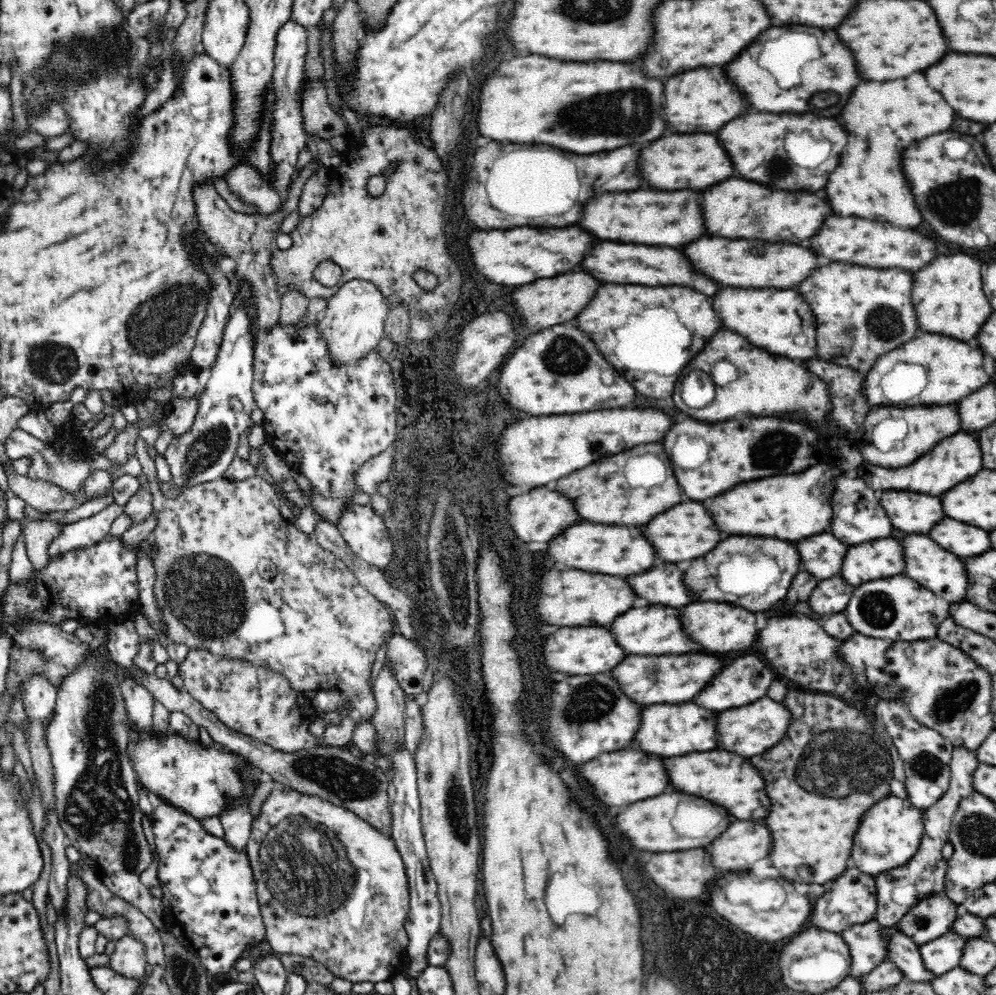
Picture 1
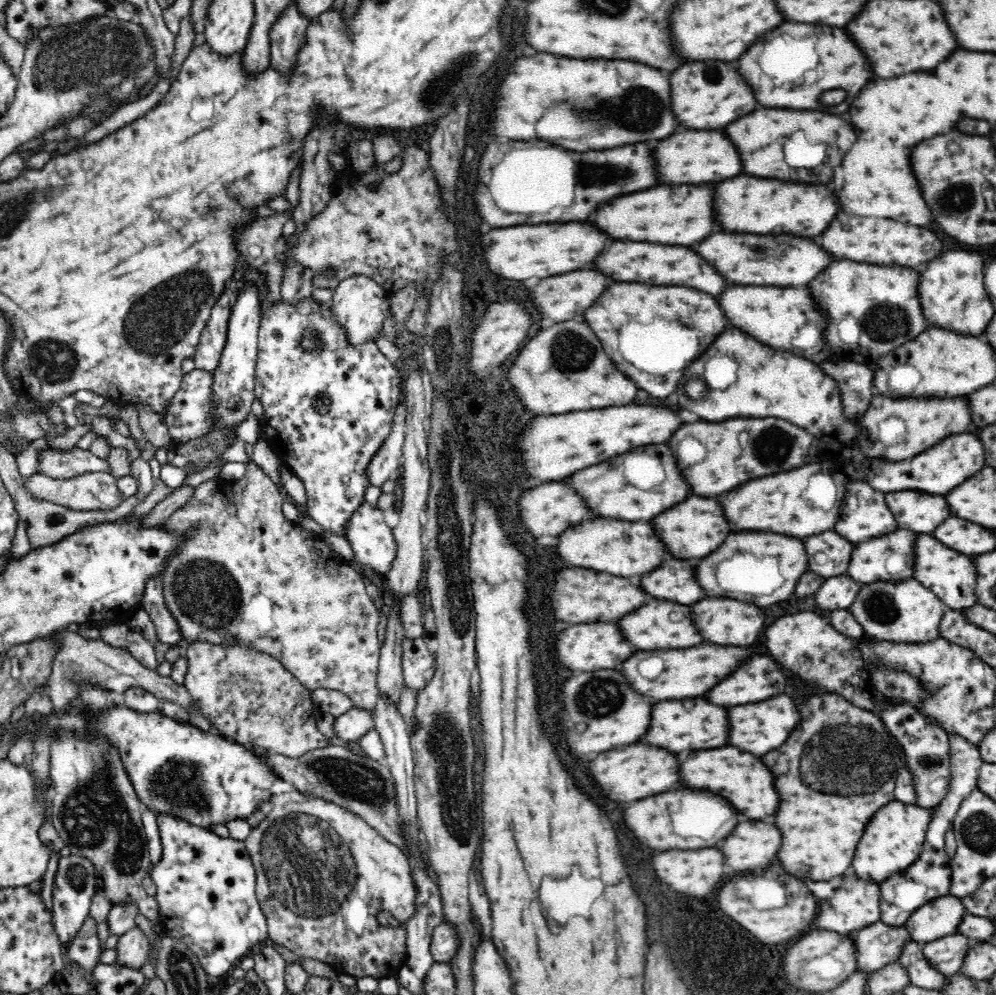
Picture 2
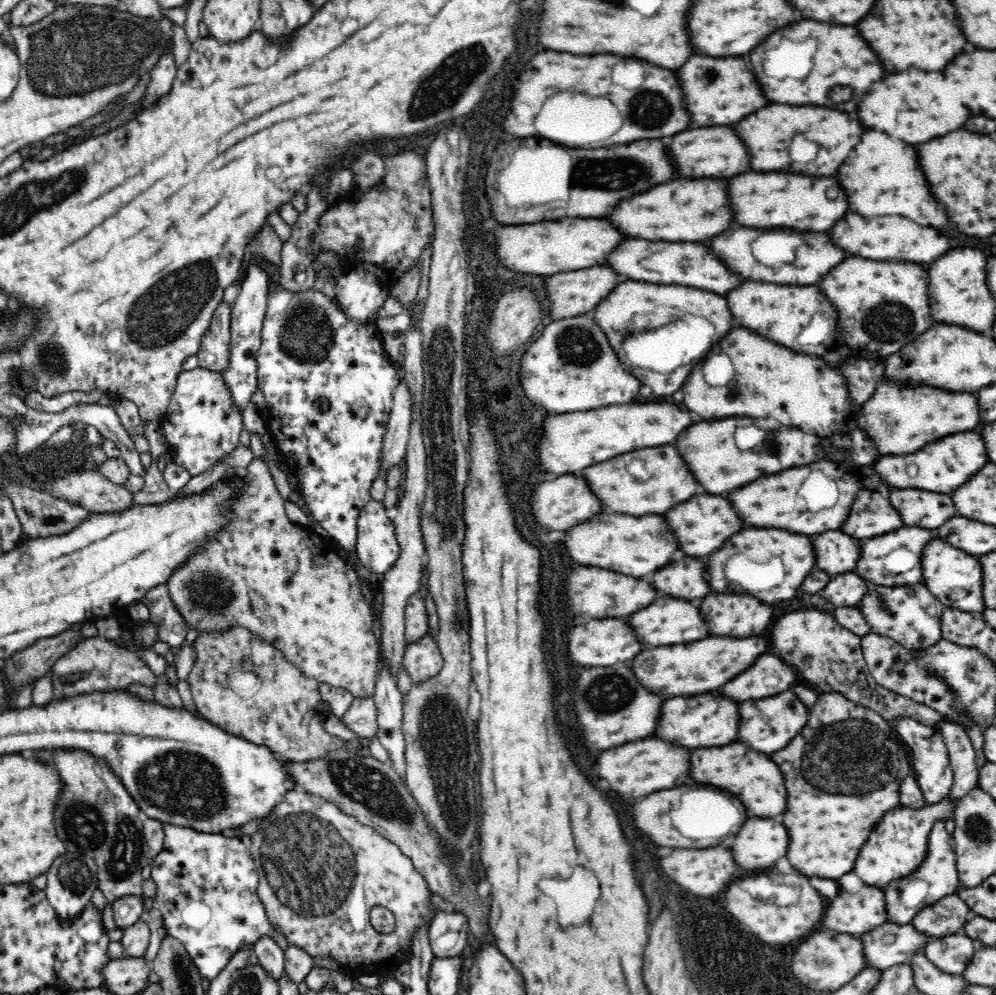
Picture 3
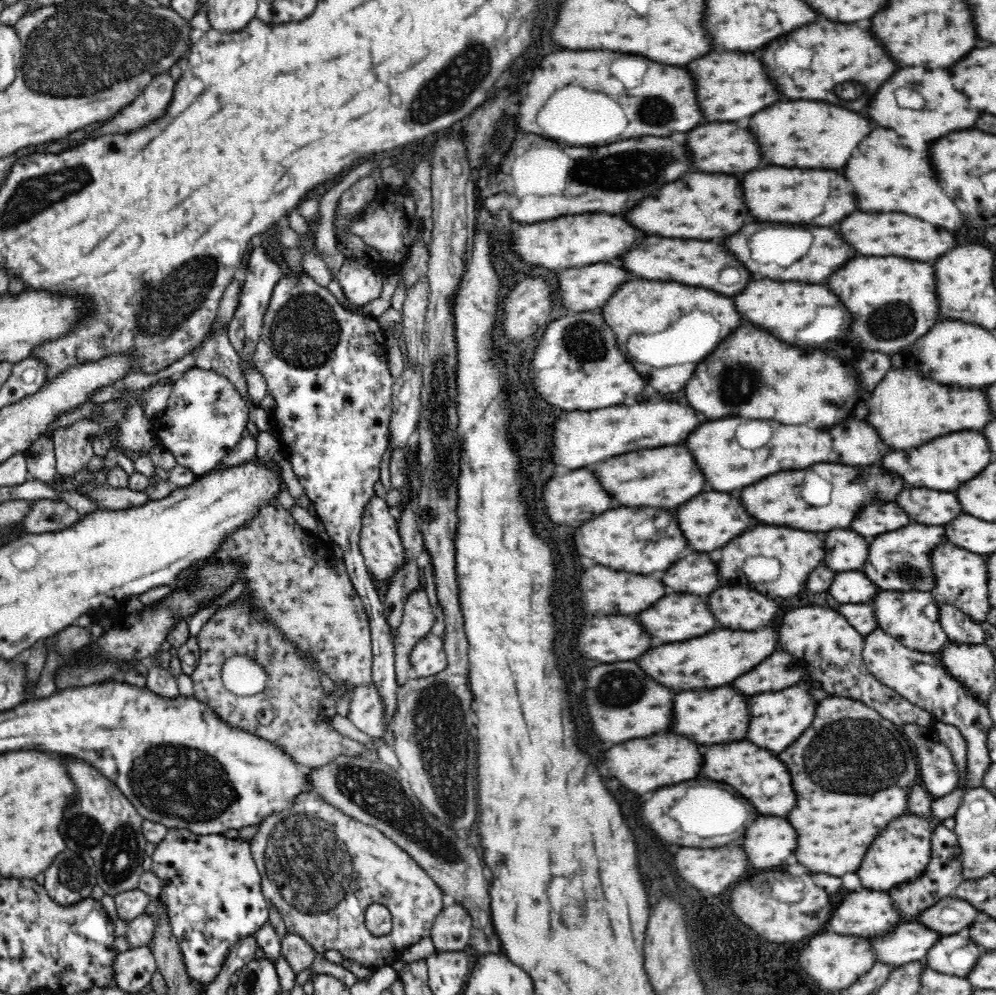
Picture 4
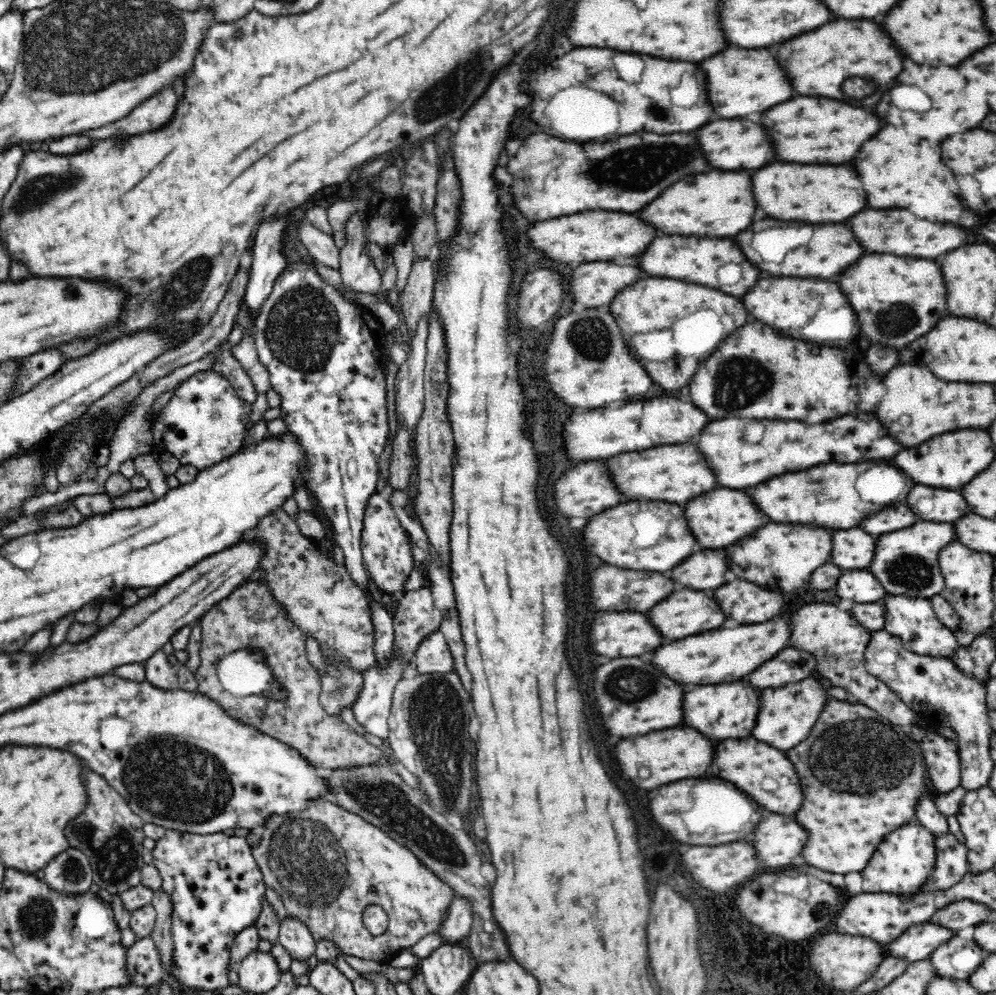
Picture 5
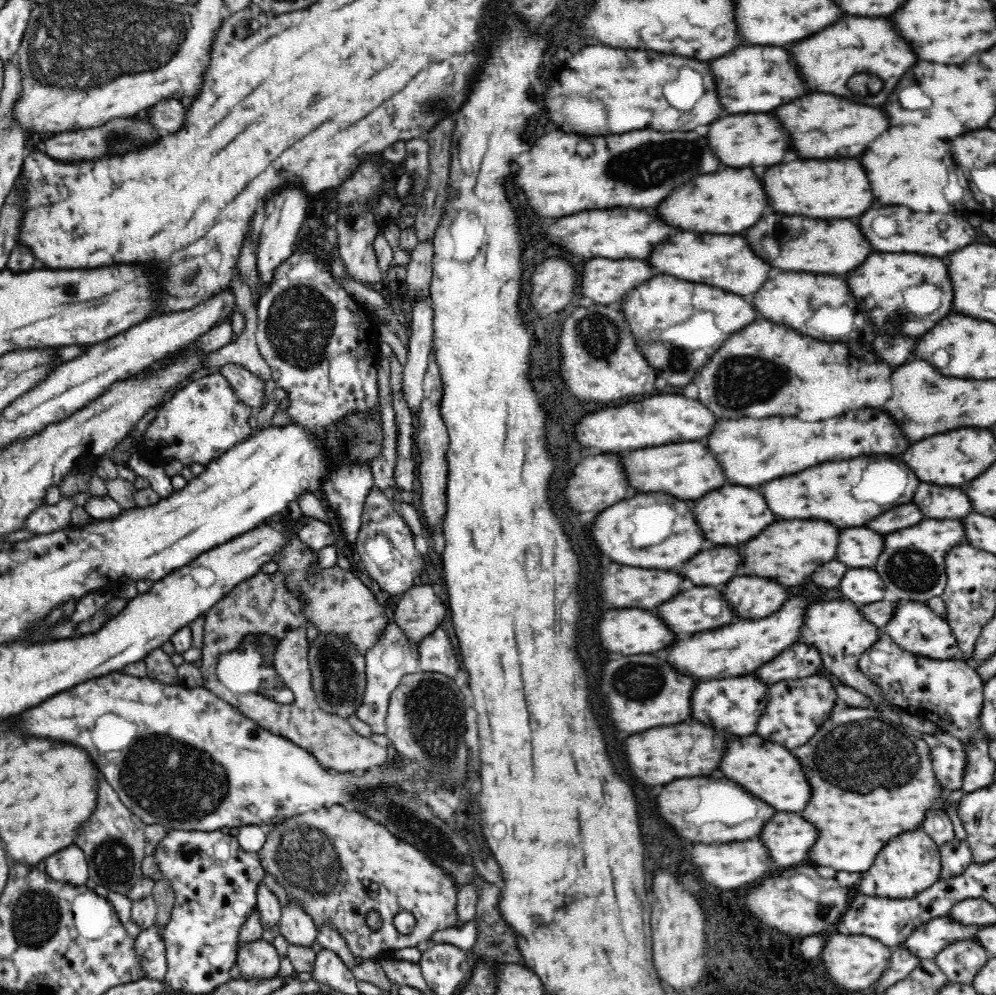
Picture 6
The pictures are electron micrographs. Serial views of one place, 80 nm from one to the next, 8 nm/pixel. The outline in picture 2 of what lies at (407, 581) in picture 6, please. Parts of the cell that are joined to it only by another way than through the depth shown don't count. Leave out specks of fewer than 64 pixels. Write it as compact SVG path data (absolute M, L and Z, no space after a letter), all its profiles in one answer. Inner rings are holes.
M362 503L344 524L344 538L351 544L356 560L385 574L397 556L397 542L378 507Z

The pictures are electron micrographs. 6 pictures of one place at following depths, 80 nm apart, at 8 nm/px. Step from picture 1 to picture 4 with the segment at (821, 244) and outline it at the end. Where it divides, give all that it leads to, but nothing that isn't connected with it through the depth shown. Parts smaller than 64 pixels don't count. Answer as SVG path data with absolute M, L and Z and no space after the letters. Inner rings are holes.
M852 212L846 220L838 224L840 236L848 240L852 248L856 248L864 256L902 256L908 260L924 260L932 262L946 254L946 250L956 246L956 238L952 232L926 224L906 214L870 214L868 212Z

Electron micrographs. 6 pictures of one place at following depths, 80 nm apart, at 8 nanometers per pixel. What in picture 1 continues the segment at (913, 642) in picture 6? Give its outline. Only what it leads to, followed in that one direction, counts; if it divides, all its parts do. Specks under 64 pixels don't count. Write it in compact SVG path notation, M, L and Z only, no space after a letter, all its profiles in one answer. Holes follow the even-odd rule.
M906 575L869 580L853 587L848 606L842 610L854 632L891 641L923 641L936 637L938 627L949 617L950 603Z

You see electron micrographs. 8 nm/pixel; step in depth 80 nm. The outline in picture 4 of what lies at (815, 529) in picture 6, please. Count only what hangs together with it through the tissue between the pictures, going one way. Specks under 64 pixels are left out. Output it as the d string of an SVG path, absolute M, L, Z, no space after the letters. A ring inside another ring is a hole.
M756 526L754 530L744 532L744 536L738 536L732 540L732 544L726 544L720 550L720 560L718 560L718 572L720 572L720 586L730 584L732 578L736 578L738 566L744 564L744 558L748 556L772 556L778 558L782 565L782 574L776 582L764 583L756 586L758 593L776 600L776 598L788 598L798 594L805 586L808 574L823 562L824 544L814 532L802 532L802 530L790 530L790 528L776 528L776 526Z

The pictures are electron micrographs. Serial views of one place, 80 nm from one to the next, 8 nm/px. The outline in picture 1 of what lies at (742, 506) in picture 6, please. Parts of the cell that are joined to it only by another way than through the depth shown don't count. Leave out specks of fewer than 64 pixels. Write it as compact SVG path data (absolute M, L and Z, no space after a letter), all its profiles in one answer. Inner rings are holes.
M685 500L684 504L672 506L670 510L662 512L652 522L648 522L644 528L644 536L654 546L656 556L664 562L682 562L682 560L704 556L722 540L714 520L710 518L710 514L706 516L706 508L700 502L690 500Z

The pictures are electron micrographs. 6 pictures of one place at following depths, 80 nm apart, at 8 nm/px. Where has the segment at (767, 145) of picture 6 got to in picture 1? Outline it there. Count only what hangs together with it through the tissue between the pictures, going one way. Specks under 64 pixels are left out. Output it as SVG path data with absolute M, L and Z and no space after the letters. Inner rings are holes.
M672 134L656 140L652 146L640 146L640 174L646 186L658 190L700 190L732 176L734 168L728 154L714 134Z

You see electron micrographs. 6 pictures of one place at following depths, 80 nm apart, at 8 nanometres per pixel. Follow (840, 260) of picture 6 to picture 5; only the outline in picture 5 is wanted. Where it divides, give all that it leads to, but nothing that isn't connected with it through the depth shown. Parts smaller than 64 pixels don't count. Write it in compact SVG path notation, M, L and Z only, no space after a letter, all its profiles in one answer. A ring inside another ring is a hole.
M766 218L766 220L760 220L760 222L750 224L744 232L740 232L740 234L736 236L736 242L738 242L738 246L742 248L744 256L746 256L756 268L760 268L760 270L764 270L764 272L770 272L770 274L774 274L774 276L780 276L780 274L782 274L782 276L798 276L798 278L830 278L830 276L834 276L834 274L844 272L848 266L852 266L852 264L864 254L864 250L860 248L860 244L854 240L850 228L846 228L846 226L842 226L842 224L822 224L822 226L814 224L814 226L812 226L814 236L812 236L812 240L810 240L810 244L808 244L806 248L798 248L798 250L790 252L790 254L786 256L784 264L766 264L762 258L756 260L754 254L750 254L750 252L752 252L752 250L750 250L750 240L752 240L752 236L754 236L756 232L766 230L766 228L774 228L774 226L786 228L788 222Z

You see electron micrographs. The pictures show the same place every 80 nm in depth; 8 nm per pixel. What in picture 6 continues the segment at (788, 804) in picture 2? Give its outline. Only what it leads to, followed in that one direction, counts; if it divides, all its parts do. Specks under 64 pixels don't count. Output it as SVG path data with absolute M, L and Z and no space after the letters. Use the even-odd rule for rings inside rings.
M838 700L828 718L818 726L806 744L791 750L804 768L808 784L812 784L812 800L802 816L820 830L820 840L812 846L812 860L818 866L830 866L844 872L868 870L880 852L894 836L919 828L930 808L941 808L945 791L932 771L932 759L926 741L905 725L870 707L854 708Z

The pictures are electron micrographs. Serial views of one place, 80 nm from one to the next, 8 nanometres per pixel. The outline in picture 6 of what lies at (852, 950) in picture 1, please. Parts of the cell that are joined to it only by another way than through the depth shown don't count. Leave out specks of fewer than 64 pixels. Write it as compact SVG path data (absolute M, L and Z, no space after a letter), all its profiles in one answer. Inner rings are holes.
M939 917L917 927L904 943L897 946L908 949L918 960L933 959L944 946L962 939L966 939L966 926L950 918Z

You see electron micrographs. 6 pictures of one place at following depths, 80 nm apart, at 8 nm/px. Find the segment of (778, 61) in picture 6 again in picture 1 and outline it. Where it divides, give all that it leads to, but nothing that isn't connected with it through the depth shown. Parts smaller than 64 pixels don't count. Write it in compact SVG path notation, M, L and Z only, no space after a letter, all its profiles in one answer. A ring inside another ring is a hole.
M698 68L674 75L664 82L664 116L670 132L716 132L726 122L738 118L748 106L734 84L728 82L724 68Z

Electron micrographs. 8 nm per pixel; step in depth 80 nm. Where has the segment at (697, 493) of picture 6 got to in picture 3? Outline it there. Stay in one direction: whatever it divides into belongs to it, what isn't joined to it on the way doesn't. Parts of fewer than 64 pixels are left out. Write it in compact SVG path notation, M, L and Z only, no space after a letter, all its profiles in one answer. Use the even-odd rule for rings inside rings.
M672 446L644 448L644 450L636 450L636 452L630 452L630 454L616 456L612 460L602 462L602 464L586 468L582 472L582 478L588 482L590 490L596 495L596 499L600 499L606 510L618 512L618 514L628 514L628 516L664 514L670 508L674 508L676 504L680 504L684 500L690 500L698 492L698 484L696 484L692 472L688 470L684 460L680 458L676 448L672 448ZM632 458L646 460L646 468L650 472L652 480L638 482L630 476L626 464Z

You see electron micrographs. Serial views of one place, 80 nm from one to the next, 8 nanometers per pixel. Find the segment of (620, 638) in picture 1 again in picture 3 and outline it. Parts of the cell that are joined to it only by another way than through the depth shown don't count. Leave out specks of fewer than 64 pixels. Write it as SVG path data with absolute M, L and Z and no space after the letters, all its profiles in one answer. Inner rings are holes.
M656 598L650 606L638 610L636 614L630 614L628 624L634 628L638 640L648 646L686 644L694 640L704 640L704 636L708 636L700 610L692 606L692 602L688 600L676 600L676 598Z

